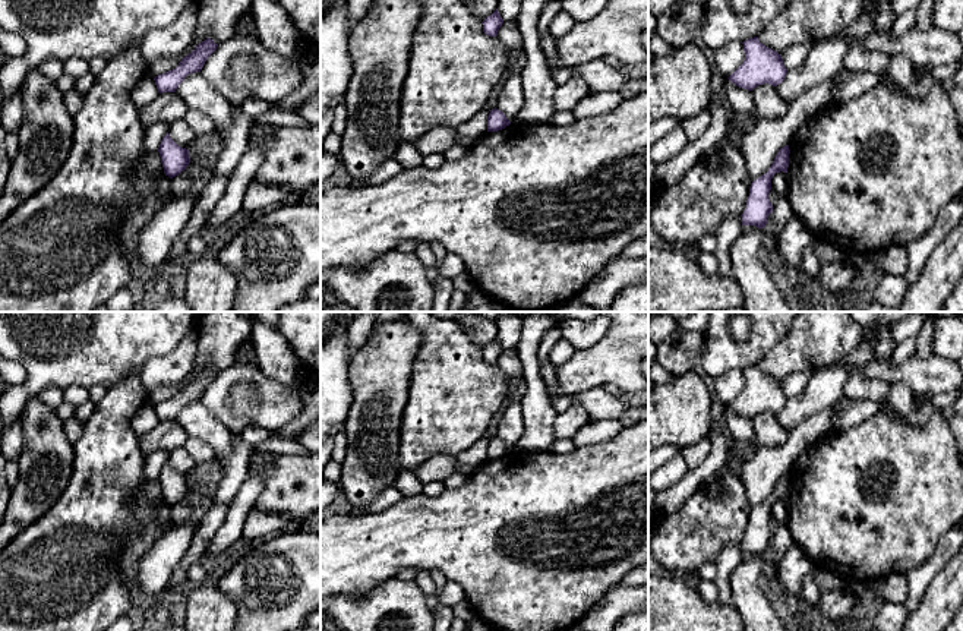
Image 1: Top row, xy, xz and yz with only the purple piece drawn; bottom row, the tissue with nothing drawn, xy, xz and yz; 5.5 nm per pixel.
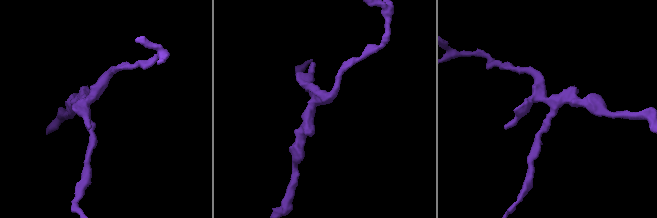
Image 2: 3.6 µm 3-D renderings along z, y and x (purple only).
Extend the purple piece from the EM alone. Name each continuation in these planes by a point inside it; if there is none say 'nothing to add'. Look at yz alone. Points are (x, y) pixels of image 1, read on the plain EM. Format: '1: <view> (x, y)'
nothing to add

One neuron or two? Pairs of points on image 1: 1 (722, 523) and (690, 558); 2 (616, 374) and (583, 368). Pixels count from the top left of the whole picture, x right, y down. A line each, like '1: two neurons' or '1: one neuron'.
1: one neuron
2: one neuron

